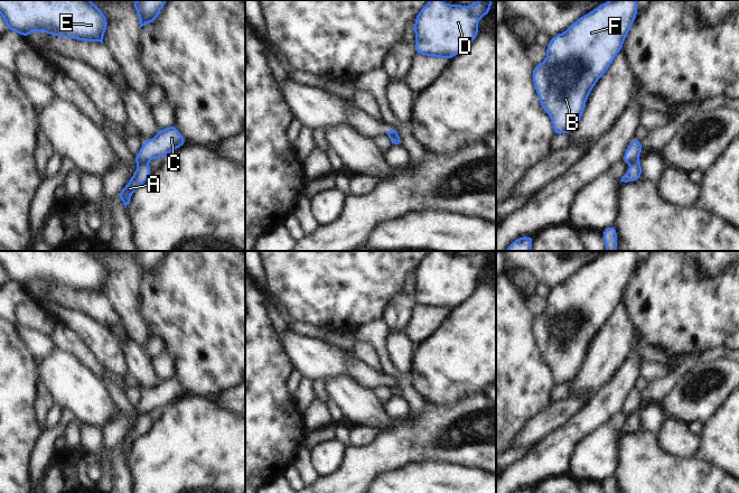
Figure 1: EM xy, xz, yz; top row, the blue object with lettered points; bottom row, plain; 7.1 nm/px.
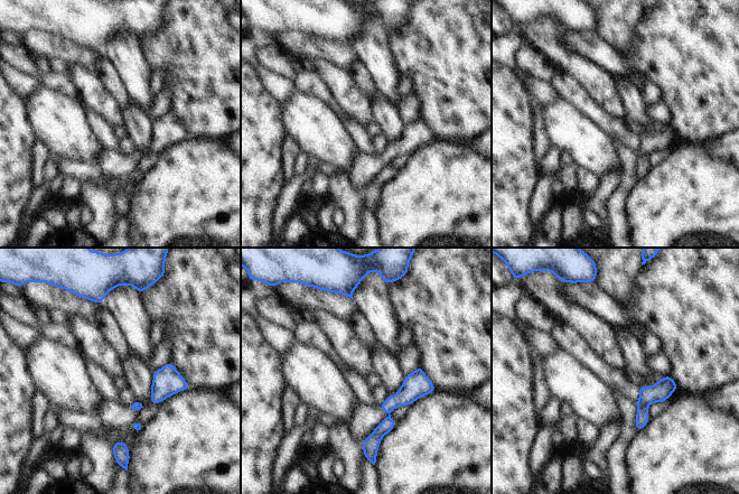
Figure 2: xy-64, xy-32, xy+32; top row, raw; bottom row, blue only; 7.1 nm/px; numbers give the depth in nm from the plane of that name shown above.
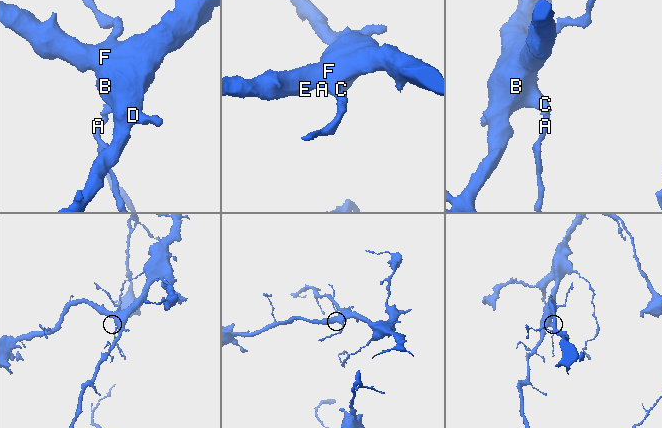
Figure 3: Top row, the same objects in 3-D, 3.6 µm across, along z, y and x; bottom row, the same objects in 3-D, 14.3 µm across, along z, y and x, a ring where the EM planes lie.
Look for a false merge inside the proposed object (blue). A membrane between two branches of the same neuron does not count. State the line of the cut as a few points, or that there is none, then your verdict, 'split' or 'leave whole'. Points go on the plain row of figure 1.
cut in xy along (147, 412), (139, 416); split

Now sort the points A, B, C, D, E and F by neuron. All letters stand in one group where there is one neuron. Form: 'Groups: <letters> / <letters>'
Groups: A / B C D E F.

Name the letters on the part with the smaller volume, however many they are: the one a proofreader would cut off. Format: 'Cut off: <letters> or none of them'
Cut off: A.

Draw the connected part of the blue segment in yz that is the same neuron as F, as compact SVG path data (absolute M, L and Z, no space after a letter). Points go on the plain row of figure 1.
M637 251L605 252L571 275L565 282L551 288L546 308L534 316L532 329L541 359L552 372L554 387L570 383L581 372L590 343L623 300L637 261Z

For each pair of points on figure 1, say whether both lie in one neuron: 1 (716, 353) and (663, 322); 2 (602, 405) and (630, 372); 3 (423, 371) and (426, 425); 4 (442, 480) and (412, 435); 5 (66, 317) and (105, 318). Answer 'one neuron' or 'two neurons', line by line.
1: two neurons
2: one neuron
3: two neurons
4: two neurons
5: two neurons

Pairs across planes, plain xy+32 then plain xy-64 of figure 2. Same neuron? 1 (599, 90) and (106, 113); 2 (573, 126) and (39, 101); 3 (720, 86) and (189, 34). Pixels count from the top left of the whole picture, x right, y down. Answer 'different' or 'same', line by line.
1: same
2: same
3: same

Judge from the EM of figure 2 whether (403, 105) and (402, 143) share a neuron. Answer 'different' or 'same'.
different

